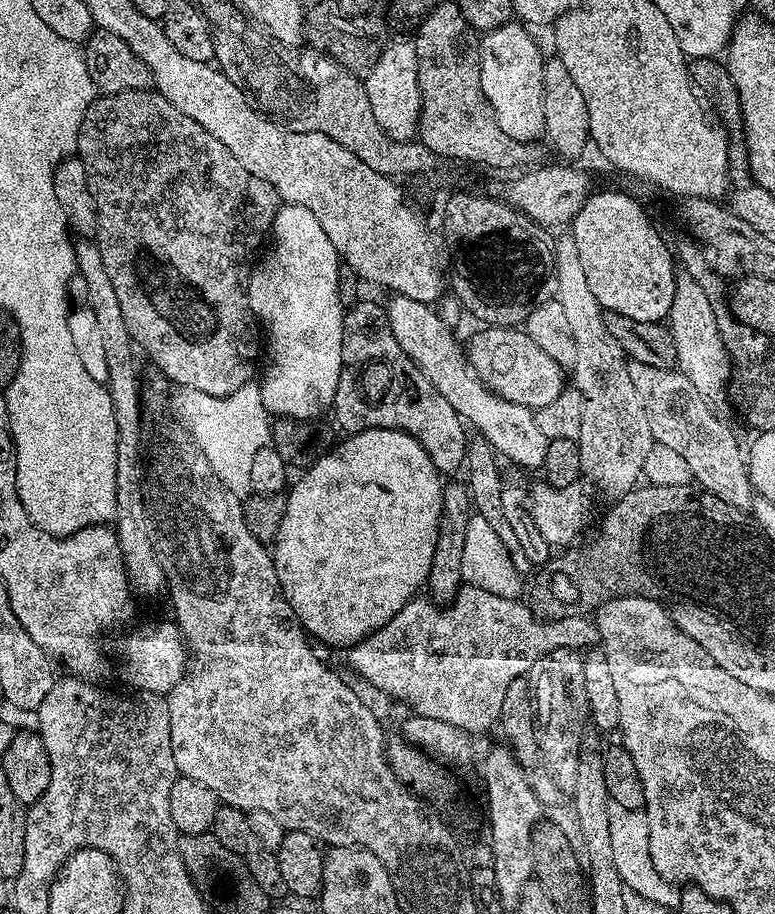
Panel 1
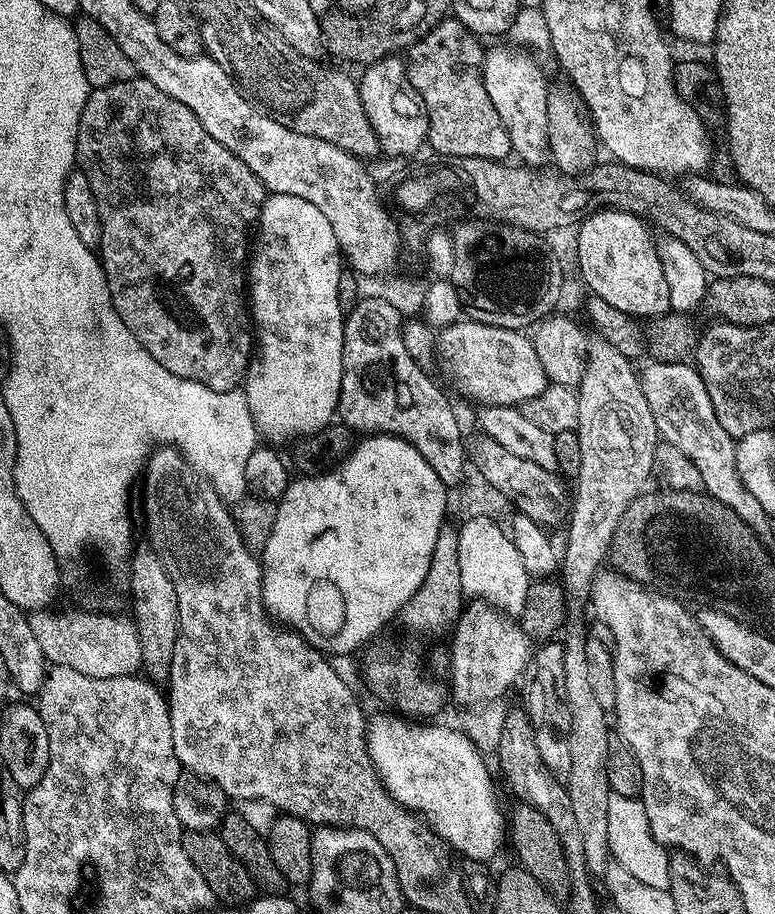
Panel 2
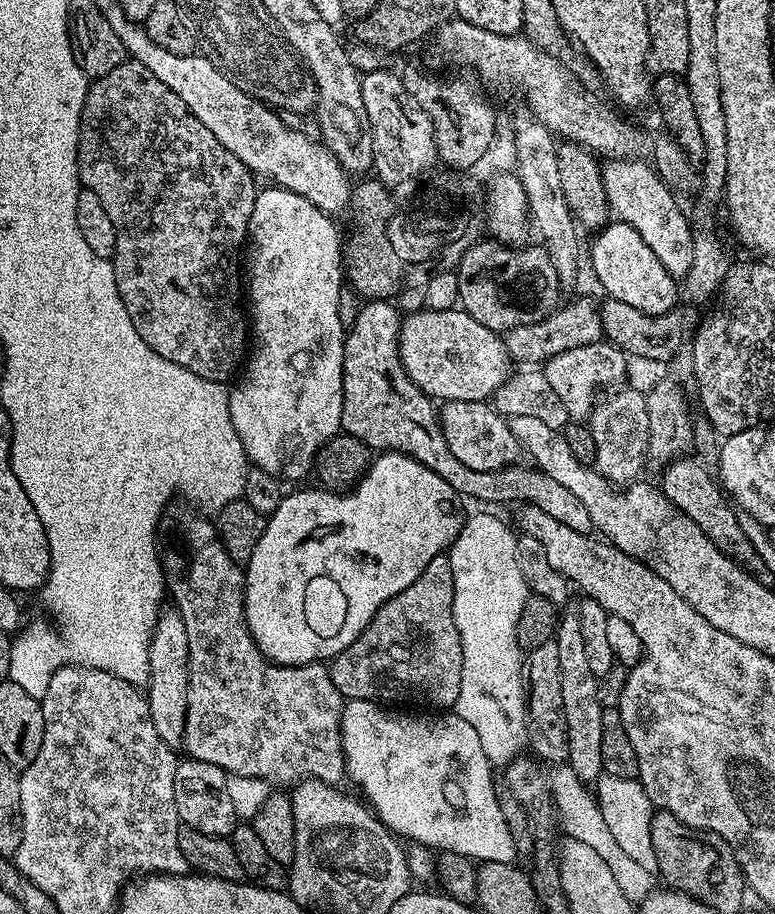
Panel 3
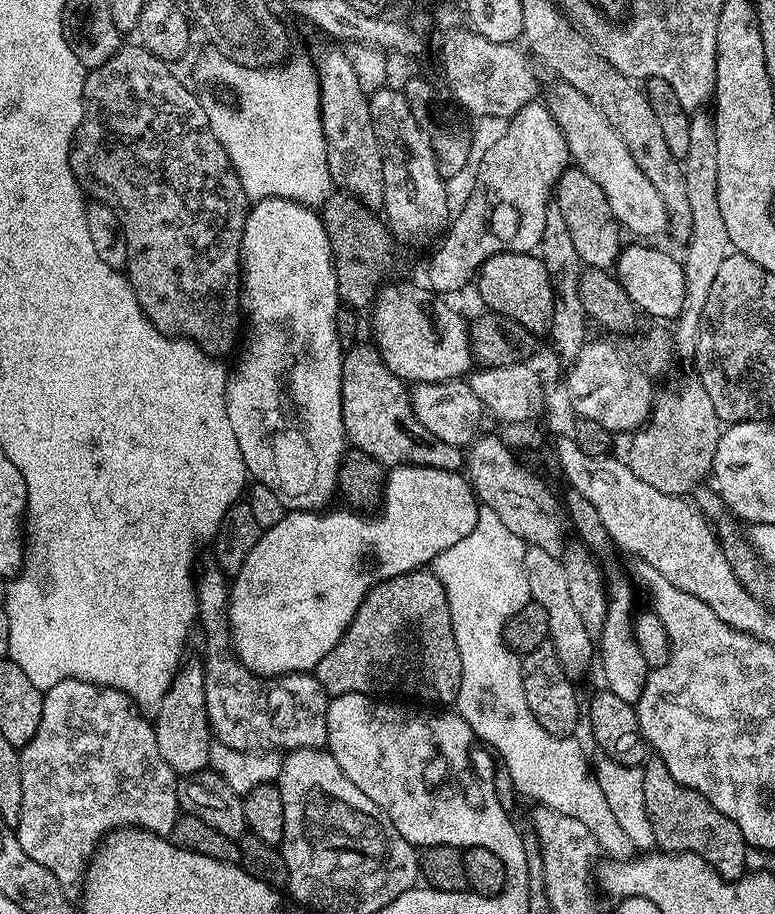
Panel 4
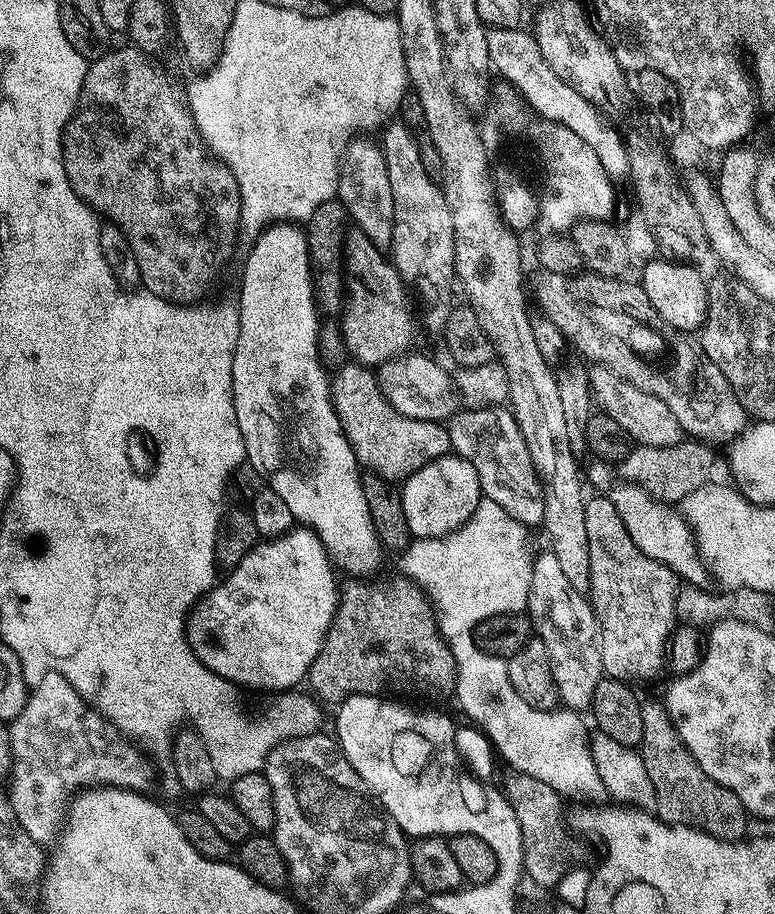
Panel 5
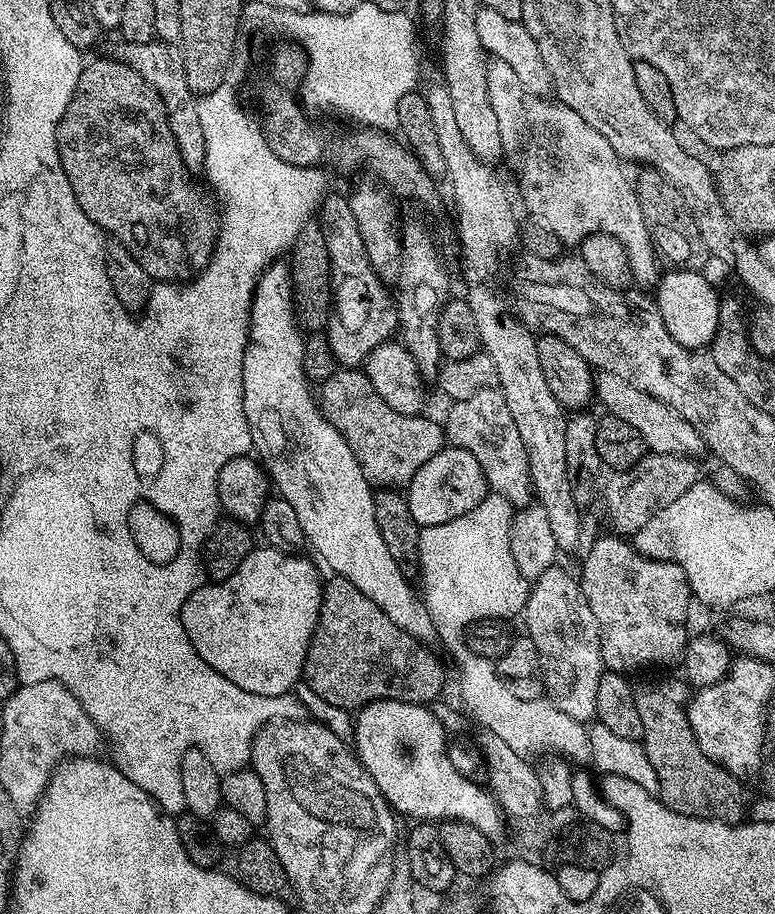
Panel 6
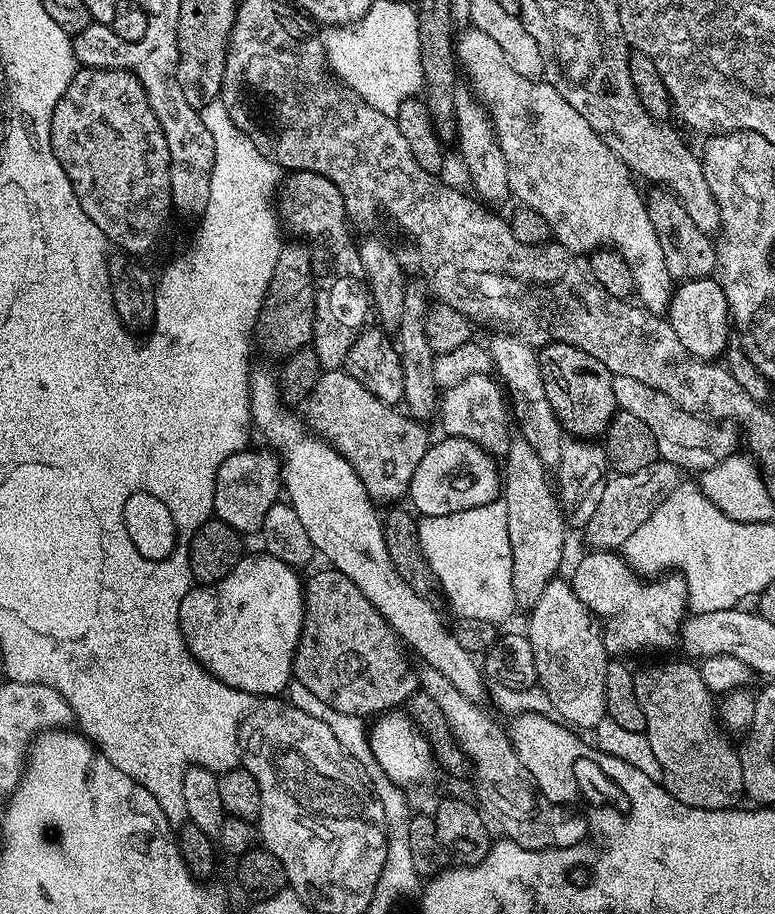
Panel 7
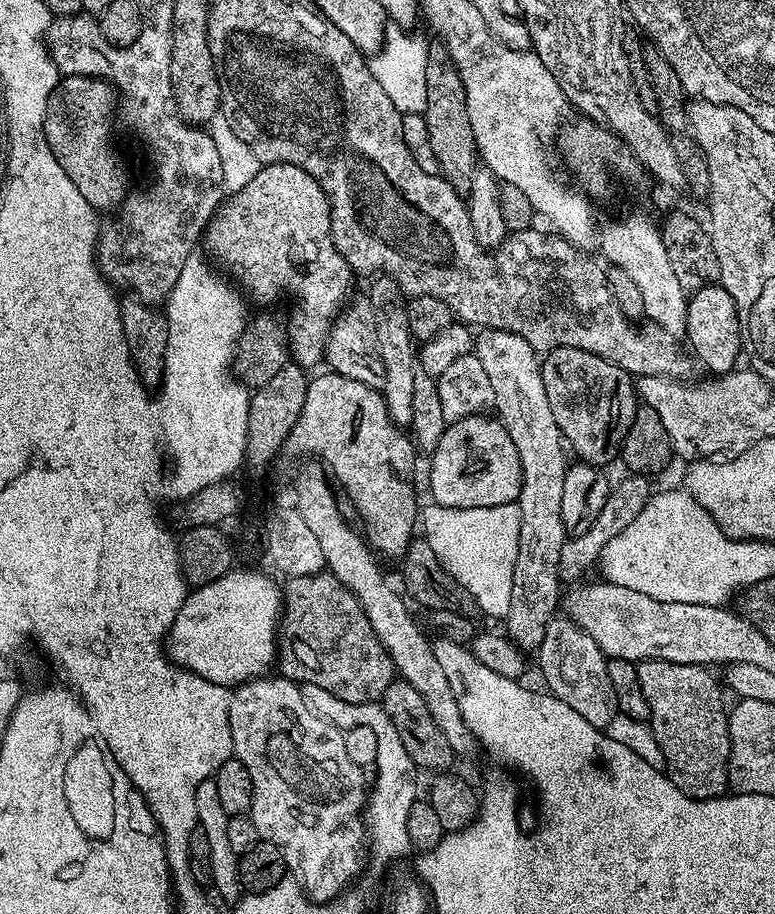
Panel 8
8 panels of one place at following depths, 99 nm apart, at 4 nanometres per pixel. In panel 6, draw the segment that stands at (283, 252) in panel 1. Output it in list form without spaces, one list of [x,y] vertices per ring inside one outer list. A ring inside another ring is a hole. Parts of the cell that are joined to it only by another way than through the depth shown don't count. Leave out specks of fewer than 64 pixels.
[[[271,263],[263,270],[256,282],[256,292],[253,294],[252,300],[252,311],[249,314],[248,345],[242,354],[242,406],[246,414],[248,429],[252,435],[252,446],[255,455],[262,461],[271,483],[272,480],[276,483],[276,488],[280,491],[277,492],[279,499],[290,502],[290,507],[294,509],[294,514],[298,514],[298,522],[304,531],[305,541],[310,545],[310,548],[312,544],[313,550],[328,563],[329,573],[346,578],[346,582],[354,582],[354,586],[358,586],[358,590],[362,590],[362,594],[366,594],[366,598],[370,598],[370,602],[374,602],[374,606],[378,606],[378,610],[382,610],[382,614],[386,614],[386,618],[390,618],[390,622],[394,622],[394,626],[398,626],[403,632],[413,636],[415,640],[423,640],[425,642],[435,641],[437,639],[436,627],[432,624],[428,607],[426,607],[423,599],[418,595],[417,589],[415,592],[408,585],[408,580],[404,577],[403,570],[400,569],[403,568],[401,561],[396,560],[394,554],[390,554],[390,550],[386,550],[386,542],[382,542],[382,534],[378,530],[378,522],[374,518],[373,485],[369,484],[368,479],[362,474],[362,470],[358,466],[358,458],[354,458],[354,450],[350,450],[346,438],[342,438],[342,434],[338,434],[338,430],[334,430],[332,423],[320,411],[320,405],[317,397],[314,395],[313,385],[310,383],[306,373],[304,373],[305,337],[302,335],[302,329],[296,318],[296,305],[292,294],[292,273],[289,265],[282,263]]]

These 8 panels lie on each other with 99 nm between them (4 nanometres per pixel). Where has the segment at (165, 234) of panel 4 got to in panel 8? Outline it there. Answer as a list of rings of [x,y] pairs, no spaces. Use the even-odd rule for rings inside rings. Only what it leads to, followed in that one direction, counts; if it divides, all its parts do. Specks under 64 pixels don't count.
[[[64,76],[46,102],[44,137],[58,158],[58,166],[66,170],[66,178],[78,186],[78,194],[91,208],[112,208],[125,199],[128,180],[120,165],[120,156],[112,145],[112,116],[118,112],[118,96],[113,85],[92,76]]]

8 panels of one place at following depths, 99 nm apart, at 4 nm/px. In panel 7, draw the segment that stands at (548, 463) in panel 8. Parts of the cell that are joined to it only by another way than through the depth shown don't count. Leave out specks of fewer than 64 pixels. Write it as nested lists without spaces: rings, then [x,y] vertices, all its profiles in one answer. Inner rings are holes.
[[[523,438],[513,439],[506,459],[508,465],[502,468],[502,499],[508,515],[506,526],[510,530],[514,598],[517,609],[531,610],[538,598],[542,598],[546,586],[557,579],[559,572],[556,571],[564,560],[566,525],[549,469],[532,443]]]

